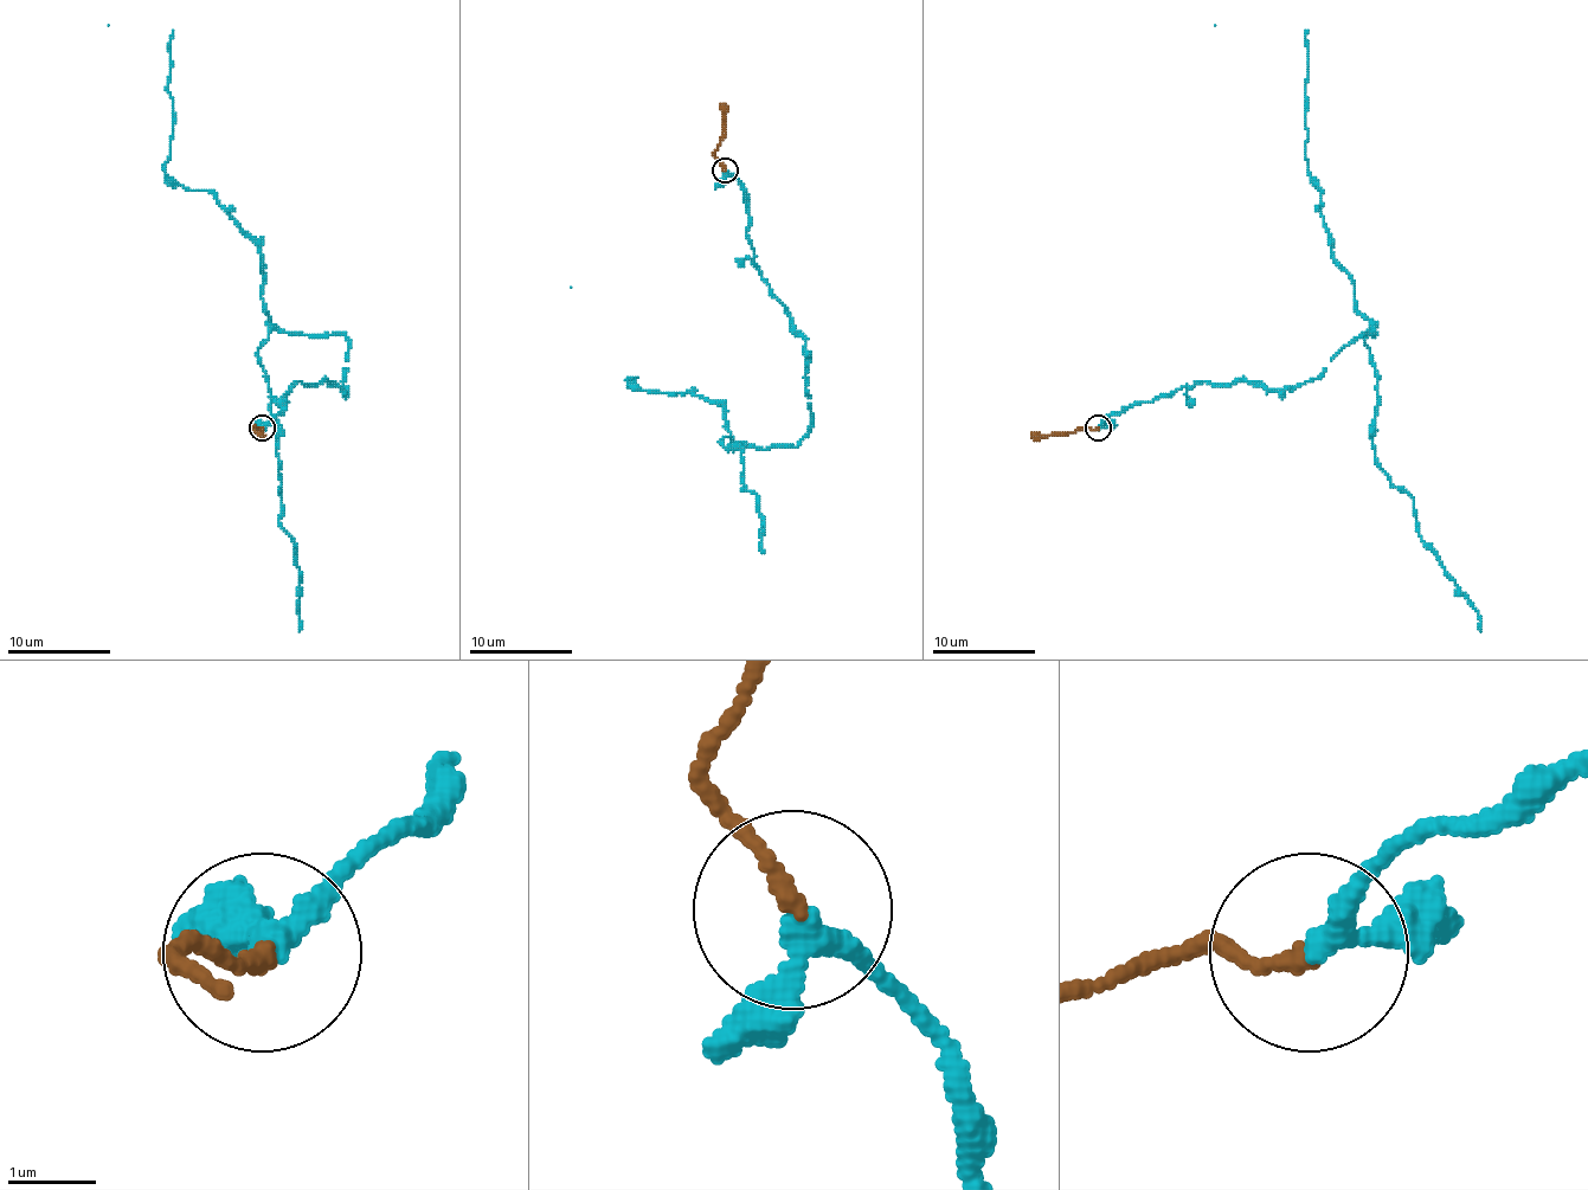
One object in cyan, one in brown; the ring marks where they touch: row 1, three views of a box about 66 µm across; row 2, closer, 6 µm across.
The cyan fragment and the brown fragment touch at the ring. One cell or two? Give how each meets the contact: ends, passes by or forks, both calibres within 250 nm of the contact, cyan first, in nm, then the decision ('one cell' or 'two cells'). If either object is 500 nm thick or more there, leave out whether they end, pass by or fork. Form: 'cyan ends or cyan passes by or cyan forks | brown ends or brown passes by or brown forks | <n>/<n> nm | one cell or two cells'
cyan passes by | brown ends | 260/190 nm | one cell

